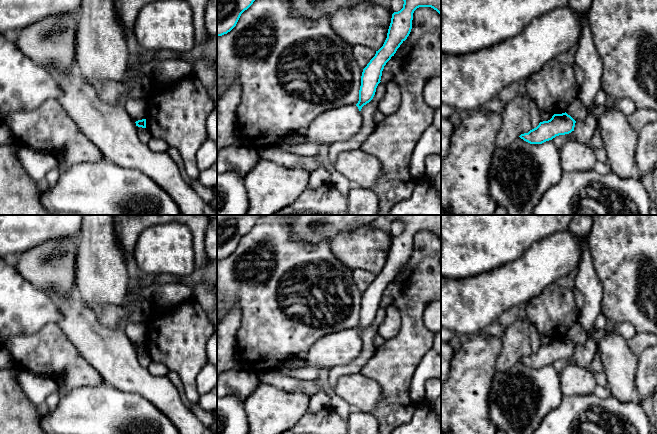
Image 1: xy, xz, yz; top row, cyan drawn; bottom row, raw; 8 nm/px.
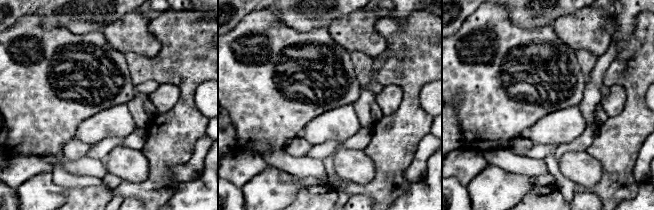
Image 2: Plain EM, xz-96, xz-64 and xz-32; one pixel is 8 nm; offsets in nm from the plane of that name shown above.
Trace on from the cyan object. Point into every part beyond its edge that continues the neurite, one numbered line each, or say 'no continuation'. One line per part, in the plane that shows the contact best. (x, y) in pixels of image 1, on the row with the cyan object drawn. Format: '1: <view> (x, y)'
no continuation

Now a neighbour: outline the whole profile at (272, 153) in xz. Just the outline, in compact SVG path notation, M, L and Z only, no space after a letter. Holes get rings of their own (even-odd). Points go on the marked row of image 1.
M276 146L261 147L258 148L257 151L260 157L275 162L286 168L301 166L304 169L313 172L321 167L314 157L295 155Z

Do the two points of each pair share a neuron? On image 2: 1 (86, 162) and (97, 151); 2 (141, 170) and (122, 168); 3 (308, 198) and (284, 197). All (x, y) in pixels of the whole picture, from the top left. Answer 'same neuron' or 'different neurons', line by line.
1: different neurons
2: same neuron
3: different neurons

